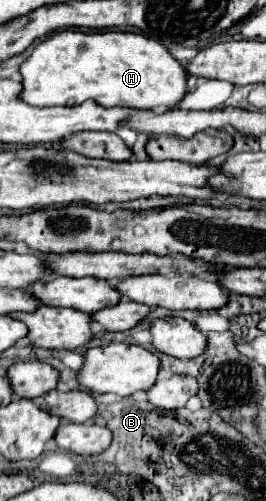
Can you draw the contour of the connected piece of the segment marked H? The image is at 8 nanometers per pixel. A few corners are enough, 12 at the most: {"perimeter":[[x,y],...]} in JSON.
{"perimeter":[[53,32],[23,62],[41,108],[171,109],[187,70],[135,32]]}

